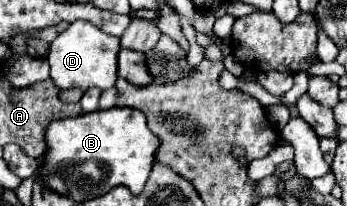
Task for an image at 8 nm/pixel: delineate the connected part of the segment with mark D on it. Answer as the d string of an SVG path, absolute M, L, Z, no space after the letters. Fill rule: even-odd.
M75 20L67 26L53 42L47 54L47 62L51 64L51 78L61 90L69 88L99 88L107 90L115 86L117 80L117 54L119 54L119 40L101 32L87 20Z

